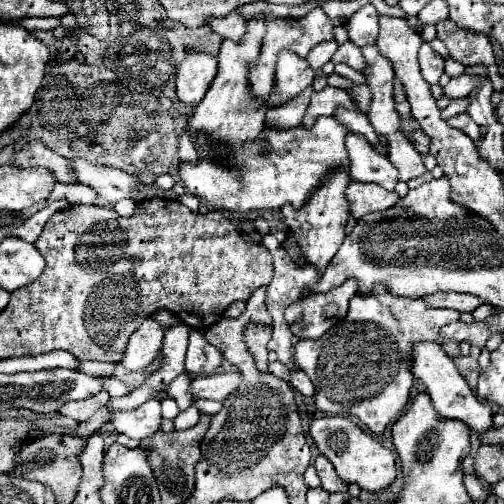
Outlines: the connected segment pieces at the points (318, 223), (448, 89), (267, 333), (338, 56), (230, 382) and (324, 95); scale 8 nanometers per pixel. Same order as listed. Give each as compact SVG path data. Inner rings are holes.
M332 171L332 175L328 179L324 179L324 183L320 183L320 187L316 187L316 193L310 195L310 199L308 199L308 203L304 203L304 207L300 207L300 209L294 209L288 205L282 207L284 221L294 231L296 241L298 241L302 253L306 255L306 261L316 265L318 271L324 271L324 267L336 255L338 247L342 245L342 241L346 237L346 221L350 217L348 199L346 199L348 181L350 181L350 177L346 171Z
M462 73L454 79L450 79L450 83L444 87L444 95L458 99L458 97L466 97L470 95L472 89L476 89L478 85L482 85L484 81L488 81L488 75L470 75L470 73Z
M252 323L248 331L244 331L244 343L248 343L248 351L252 351L252 357L256 359L258 371L268 371L268 343L272 337L272 325L264 323Z
M346 41L344 45L338 47L338 51L332 57L332 63L346 63L348 67L352 67L356 71L364 71L364 67L366 67L360 47L356 47L352 41Z
M214 373L196 377L192 383L192 395L196 399L218 399L224 401L240 383L240 373Z
M324 87L322 91L314 91L312 97L310 97L310 103L308 103L308 109L306 109L302 127L312 127L314 121L316 121L320 115L332 115L338 105L344 105L344 107L348 107L348 109L354 107L354 105L350 103L348 93L346 93L344 89Z

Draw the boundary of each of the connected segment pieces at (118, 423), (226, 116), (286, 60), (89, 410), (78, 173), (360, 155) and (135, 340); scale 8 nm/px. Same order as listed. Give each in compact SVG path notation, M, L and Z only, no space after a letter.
M148 399L136 409L130 411L114 411L112 413L112 425L118 433L128 435L130 439L144 439L160 429L160 401L158 399Z
M252 17L246 23L246 33L240 43L224 39L220 43L218 53L218 73L204 95L204 99L198 103L196 111L190 117L190 133L192 141L196 143L198 131L206 133L210 141L228 141L232 147L240 147L246 139L256 139L256 135L264 129L264 115L266 115L266 101L252 95L252 85L248 83L250 69L260 59L260 47L262 39L266 35L268 19L264 17Z
M280 51L274 77L276 81L270 99L272 105L282 105L284 101L292 101L296 95L312 85L314 71L308 67L306 59L294 55L292 51Z
M100 391L100 395L92 395L92 399L84 399L84 401L76 401L76 403L66 403L66 407L60 407L60 413L66 417L80 421L88 421L96 409L104 407L108 403L108 393Z
M86 159L72 161L70 171L78 183L92 187L108 203L116 203L124 197L130 197L130 193L134 189L140 189L146 199L152 199L156 195L164 197L164 191L158 191L154 185L142 185L138 181L138 177L134 177L134 175L128 175L128 173L124 173L120 169L112 169L112 167L92 165Z
M348 133L346 149L348 149L348 165L352 181L376 183L388 191L394 191L398 175L388 155L380 155L378 151L374 151L368 139L360 133Z
M146 319L128 339L126 343L126 351L124 351L124 359L120 361L126 369L142 369L146 365L150 365L162 347L162 337L164 337L164 329L152 321Z

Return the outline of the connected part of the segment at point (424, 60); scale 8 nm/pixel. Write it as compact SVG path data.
M422 43L420 51L418 51L418 61L420 61L422 77L430 85L436 85L444 73L444 59L436 51L432 51L432 47L428 43Z

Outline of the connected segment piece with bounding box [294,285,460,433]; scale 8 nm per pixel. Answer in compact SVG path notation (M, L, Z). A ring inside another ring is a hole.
M376 285L374 295L354 295L350 311L336 327L326 331L314 341L300 339L294 347L294 363L306 371L314 383L316 407L332 415L354 415L372 433L382 433L404 411L410 387L410 359L412 343L438 343L450 357L458 357L459 344L438 335L442 325L448 325L460 317L454 309L432 309L422 299L398 297L386 291L384 285Z

